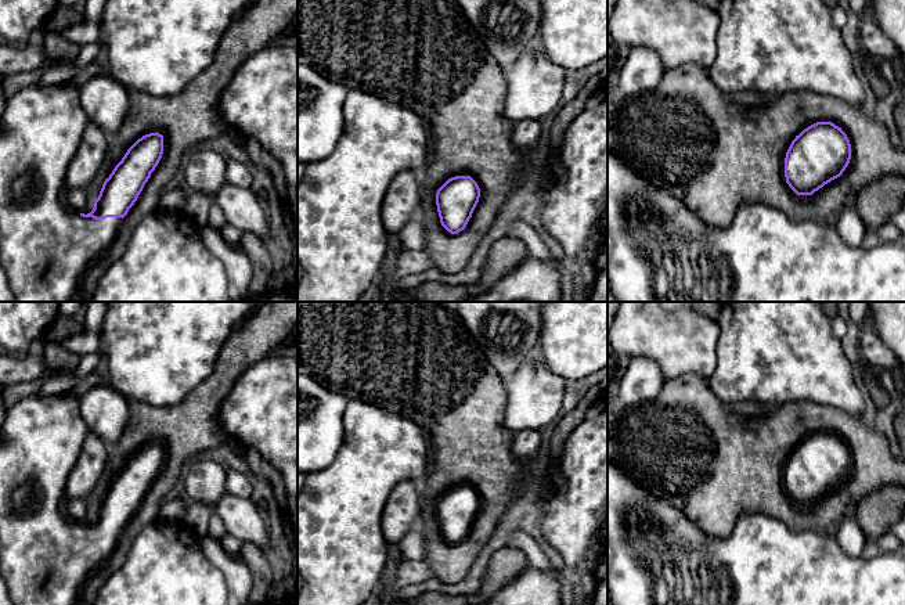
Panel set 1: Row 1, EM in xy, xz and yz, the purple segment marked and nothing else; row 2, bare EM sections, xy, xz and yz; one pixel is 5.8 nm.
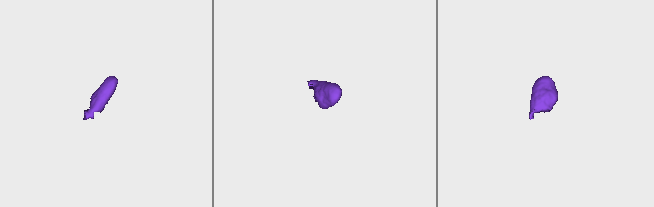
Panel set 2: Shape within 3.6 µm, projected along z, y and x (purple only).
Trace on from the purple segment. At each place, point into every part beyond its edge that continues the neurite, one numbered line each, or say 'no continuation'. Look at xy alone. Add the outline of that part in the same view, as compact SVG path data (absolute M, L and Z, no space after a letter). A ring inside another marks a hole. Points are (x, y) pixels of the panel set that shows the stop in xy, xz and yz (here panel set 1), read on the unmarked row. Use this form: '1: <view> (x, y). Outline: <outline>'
1: xy (46, 557). Outline: M69 392L54 396L28 396L6 411L6 418L0 429L0 570L6 580L8 597L12 605L80 605L80 591L91 573L98 570L107 558L112 554L123 529L107 527L95 530L82 526L93 521L93 518L75 521L66 515L65 507L65 486L69 473L75 468L79 455L82 454L84 440L90 433L89 426L83 421L79 411L79 399Z

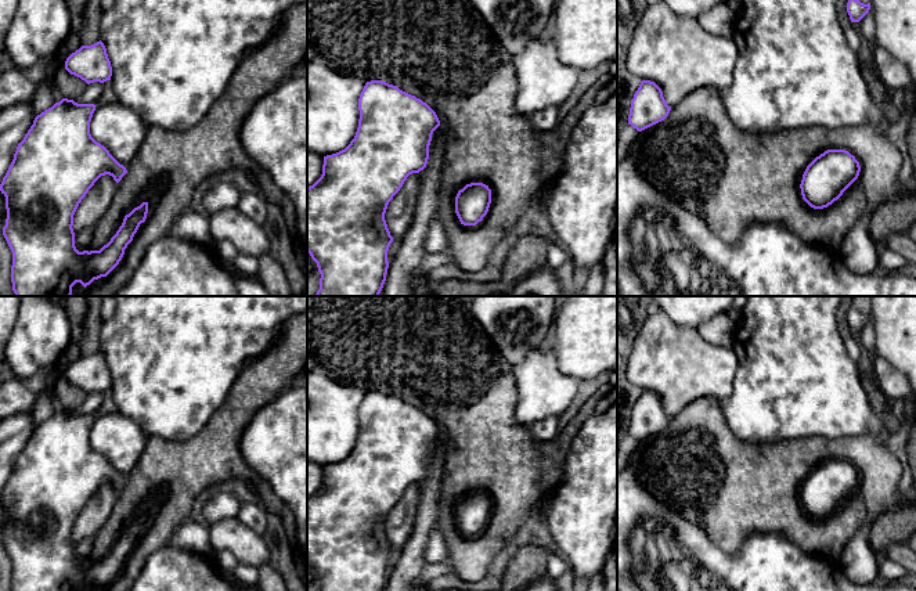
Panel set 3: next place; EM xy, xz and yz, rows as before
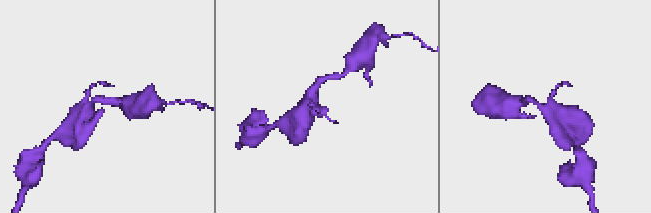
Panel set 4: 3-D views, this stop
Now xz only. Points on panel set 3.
no continuation

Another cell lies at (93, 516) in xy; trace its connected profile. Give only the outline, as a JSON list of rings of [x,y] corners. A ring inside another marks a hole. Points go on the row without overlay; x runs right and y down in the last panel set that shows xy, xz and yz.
[[[101,486],[89,500],[73,525],[73,543],[77,544],[95,534],[104,527],[112,508],[118,500],[118,493],[112,486]]]

